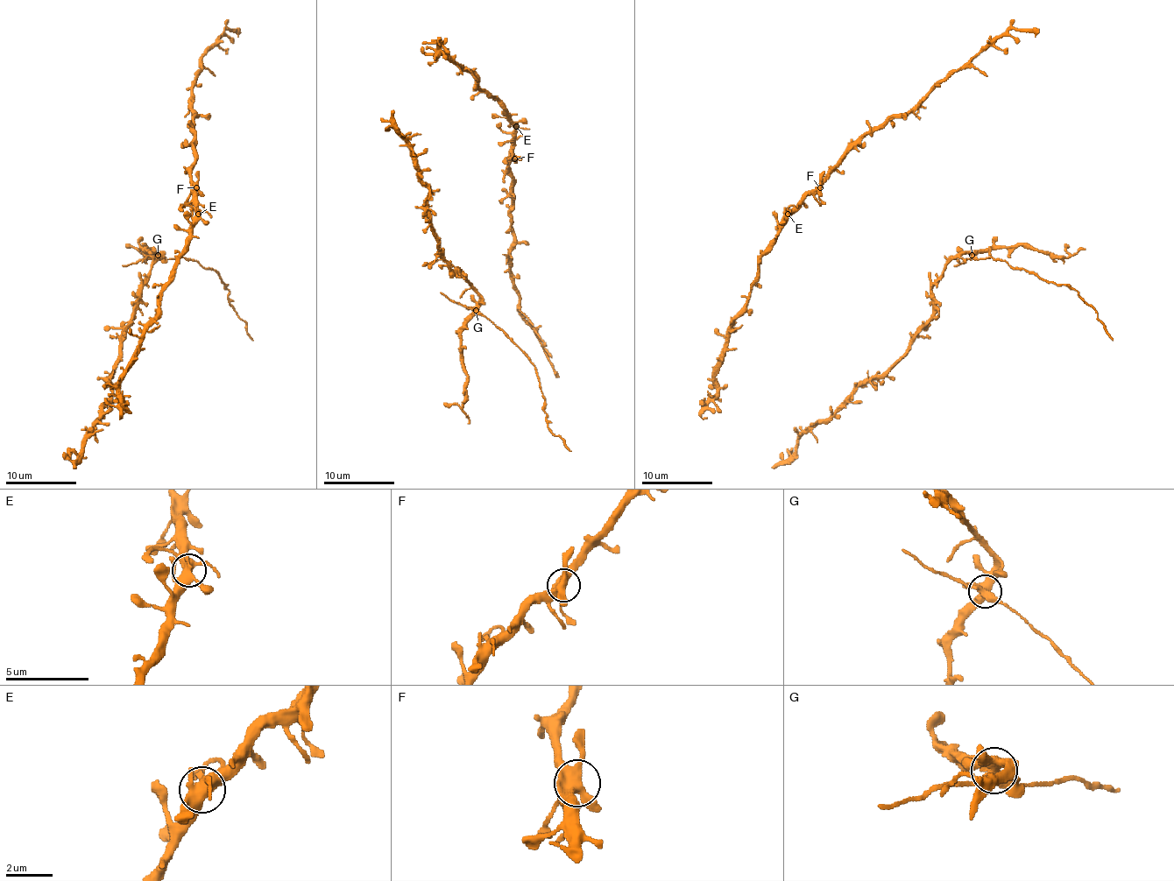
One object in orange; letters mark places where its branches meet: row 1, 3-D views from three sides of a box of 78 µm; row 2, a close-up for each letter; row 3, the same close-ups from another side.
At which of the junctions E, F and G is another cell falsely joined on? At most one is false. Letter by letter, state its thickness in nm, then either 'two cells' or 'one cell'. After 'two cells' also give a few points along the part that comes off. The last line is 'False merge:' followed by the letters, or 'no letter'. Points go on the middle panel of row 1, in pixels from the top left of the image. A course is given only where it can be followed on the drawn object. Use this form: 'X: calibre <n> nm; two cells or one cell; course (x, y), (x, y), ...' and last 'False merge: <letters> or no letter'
E: calibre 440 nm; one cell
F: calibre 480 nm; one cell
G: calibre 480 nm; two cells; course (475, 310), (490, 319), (533, 365), (545, 398), (547, 427), (571, 450)
False merge: G

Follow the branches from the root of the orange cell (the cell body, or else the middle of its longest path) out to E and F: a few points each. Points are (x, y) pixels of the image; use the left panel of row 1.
E: (111, 387), (118, 387), (143, 328), (157, 313), (163, 285), (198, 214)
F: (111, 387), (118, 387), (143, 328), (157, 313), (163, 285), (186, 244), (196, 214), (196, 187)

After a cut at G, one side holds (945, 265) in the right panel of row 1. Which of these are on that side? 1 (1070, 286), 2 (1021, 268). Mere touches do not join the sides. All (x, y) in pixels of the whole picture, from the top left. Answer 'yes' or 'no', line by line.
1: no
2: no

